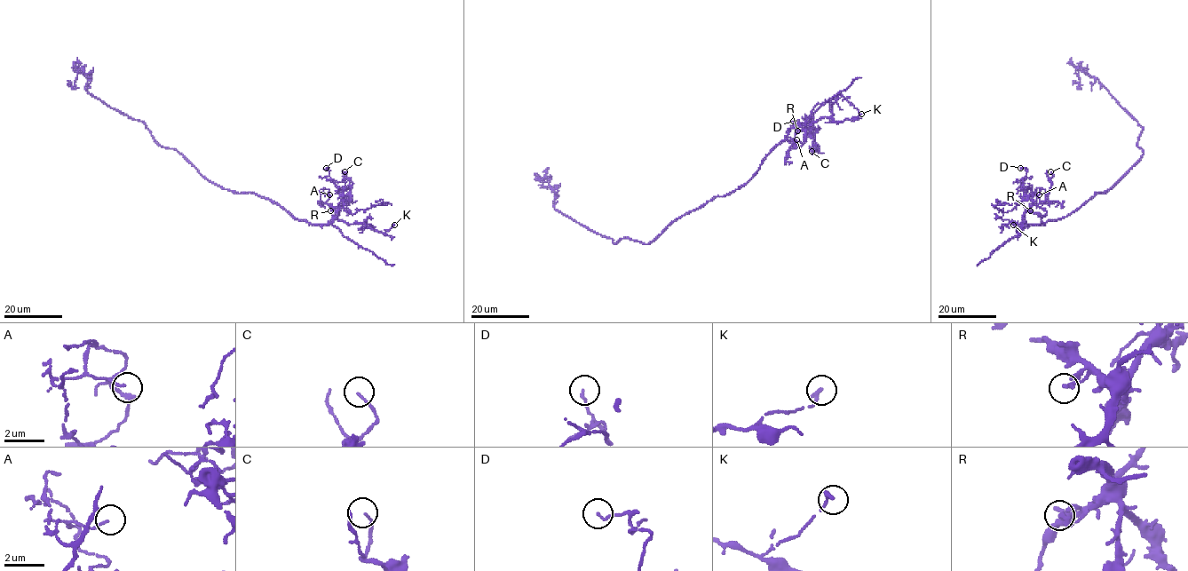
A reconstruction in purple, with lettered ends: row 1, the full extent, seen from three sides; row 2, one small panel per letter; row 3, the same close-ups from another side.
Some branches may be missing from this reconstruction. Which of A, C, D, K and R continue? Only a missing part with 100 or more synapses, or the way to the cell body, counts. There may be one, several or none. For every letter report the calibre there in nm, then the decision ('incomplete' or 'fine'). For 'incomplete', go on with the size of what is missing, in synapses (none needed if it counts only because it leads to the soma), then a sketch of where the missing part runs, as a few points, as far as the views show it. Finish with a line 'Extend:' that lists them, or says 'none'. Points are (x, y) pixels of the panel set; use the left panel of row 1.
A: 100 nm thick; fine
C: 90 nm thick; fine
D: 100 nm thick; fine
K: 190 nm thick; fine
R: 200 nm thick; fine
Extend: none

